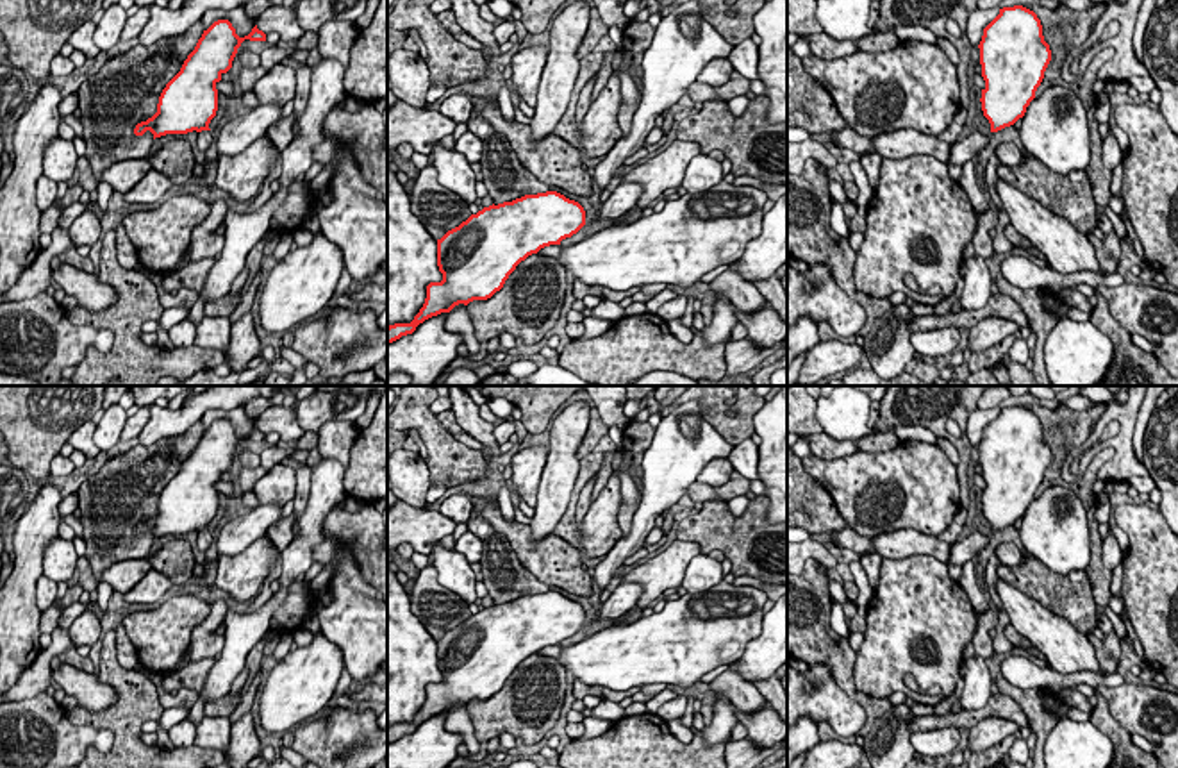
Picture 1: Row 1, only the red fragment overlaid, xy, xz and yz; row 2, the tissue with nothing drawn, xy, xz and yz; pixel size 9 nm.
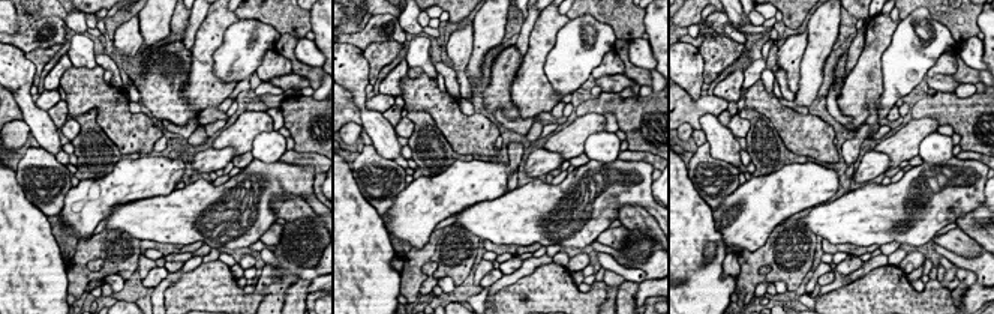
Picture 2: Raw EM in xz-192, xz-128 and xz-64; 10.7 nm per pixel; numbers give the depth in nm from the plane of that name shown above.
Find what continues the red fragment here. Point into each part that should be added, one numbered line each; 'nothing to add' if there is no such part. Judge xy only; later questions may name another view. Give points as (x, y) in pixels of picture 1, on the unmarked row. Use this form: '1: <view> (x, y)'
1: xy (204, 540)

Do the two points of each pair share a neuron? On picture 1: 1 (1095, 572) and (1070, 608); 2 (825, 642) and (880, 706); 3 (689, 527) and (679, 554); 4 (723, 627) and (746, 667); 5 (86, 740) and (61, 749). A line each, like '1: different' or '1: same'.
1: different
2: same
3: different
4: different
5: same

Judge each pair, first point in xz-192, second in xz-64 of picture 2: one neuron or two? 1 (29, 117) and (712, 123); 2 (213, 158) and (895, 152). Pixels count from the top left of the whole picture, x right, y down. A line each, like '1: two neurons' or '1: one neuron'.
1: one neuron
2: two neurons

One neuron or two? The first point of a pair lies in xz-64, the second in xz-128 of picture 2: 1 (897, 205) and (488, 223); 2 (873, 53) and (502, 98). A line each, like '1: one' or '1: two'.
1: one
2: two

